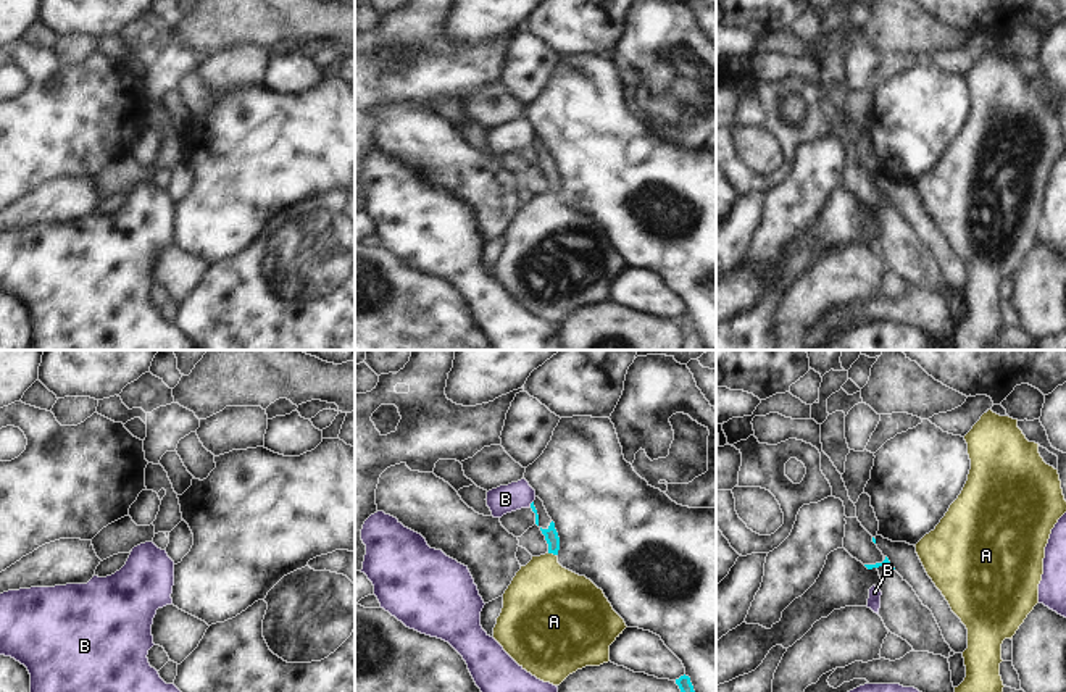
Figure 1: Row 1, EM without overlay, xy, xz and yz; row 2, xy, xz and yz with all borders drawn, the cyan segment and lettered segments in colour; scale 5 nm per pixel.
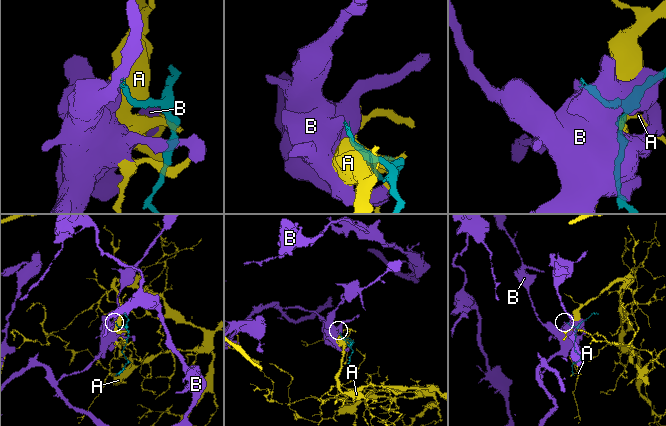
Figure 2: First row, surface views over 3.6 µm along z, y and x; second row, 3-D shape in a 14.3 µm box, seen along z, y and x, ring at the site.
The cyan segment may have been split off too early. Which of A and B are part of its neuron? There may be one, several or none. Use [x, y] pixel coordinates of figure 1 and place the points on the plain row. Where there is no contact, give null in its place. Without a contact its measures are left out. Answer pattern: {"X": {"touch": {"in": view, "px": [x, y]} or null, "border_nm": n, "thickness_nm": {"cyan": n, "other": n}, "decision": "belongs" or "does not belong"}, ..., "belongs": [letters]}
{"A": {"touch": {"in": "xz", "px": [552, 191]}, "border_nm": 40, "thickness_nm": {"cyan": 70, "other": 380}, "decision": "does not belong"}, "B": {"touch": {"in": "xz", "px": [531, 142]}, "border_nm": 40, "thickness_nm": {"cyan": 20, "other": 140}, "decision": "does not belong"}, "belongs": []}

